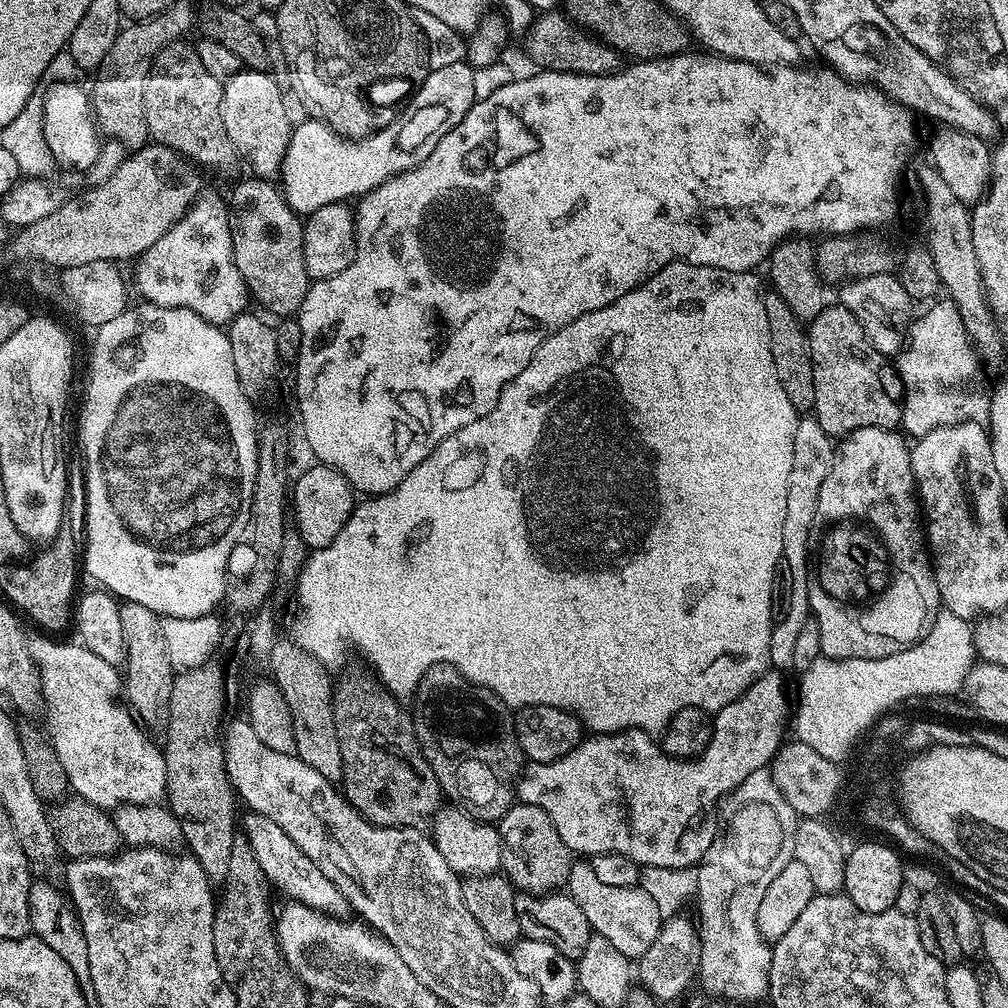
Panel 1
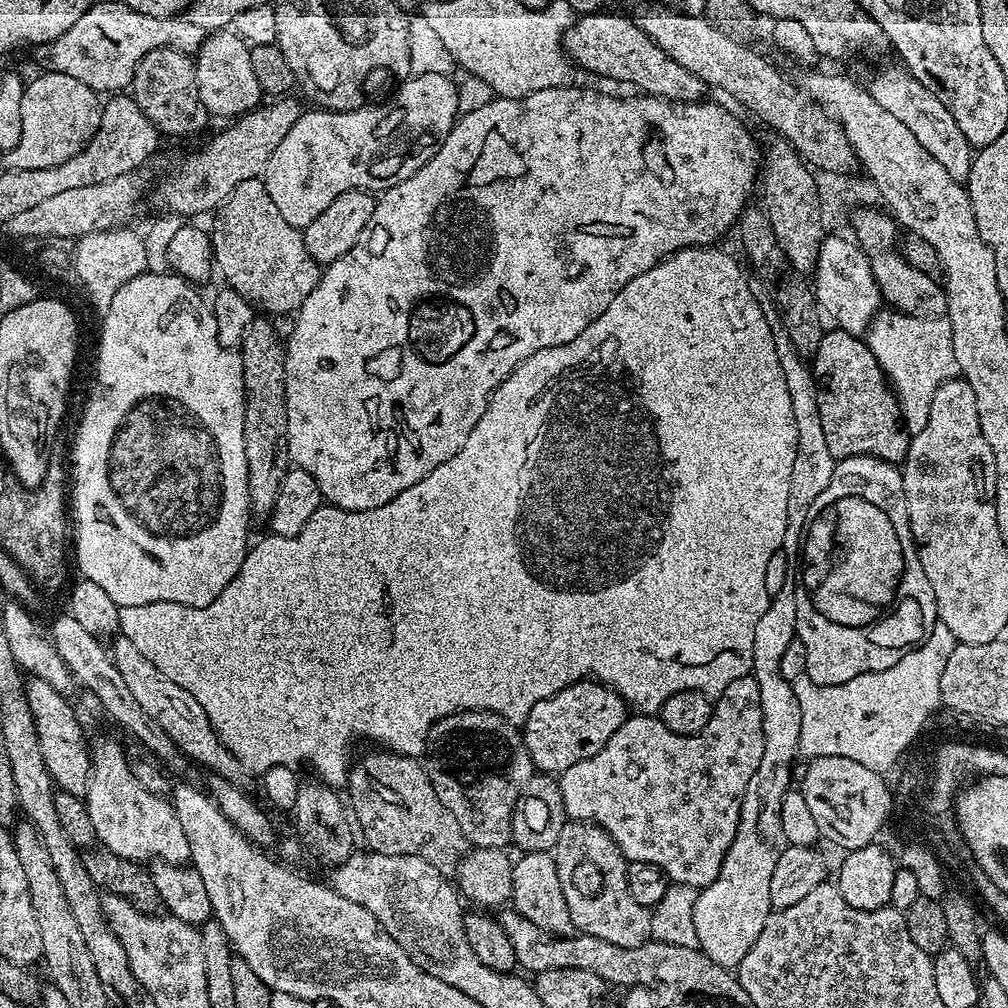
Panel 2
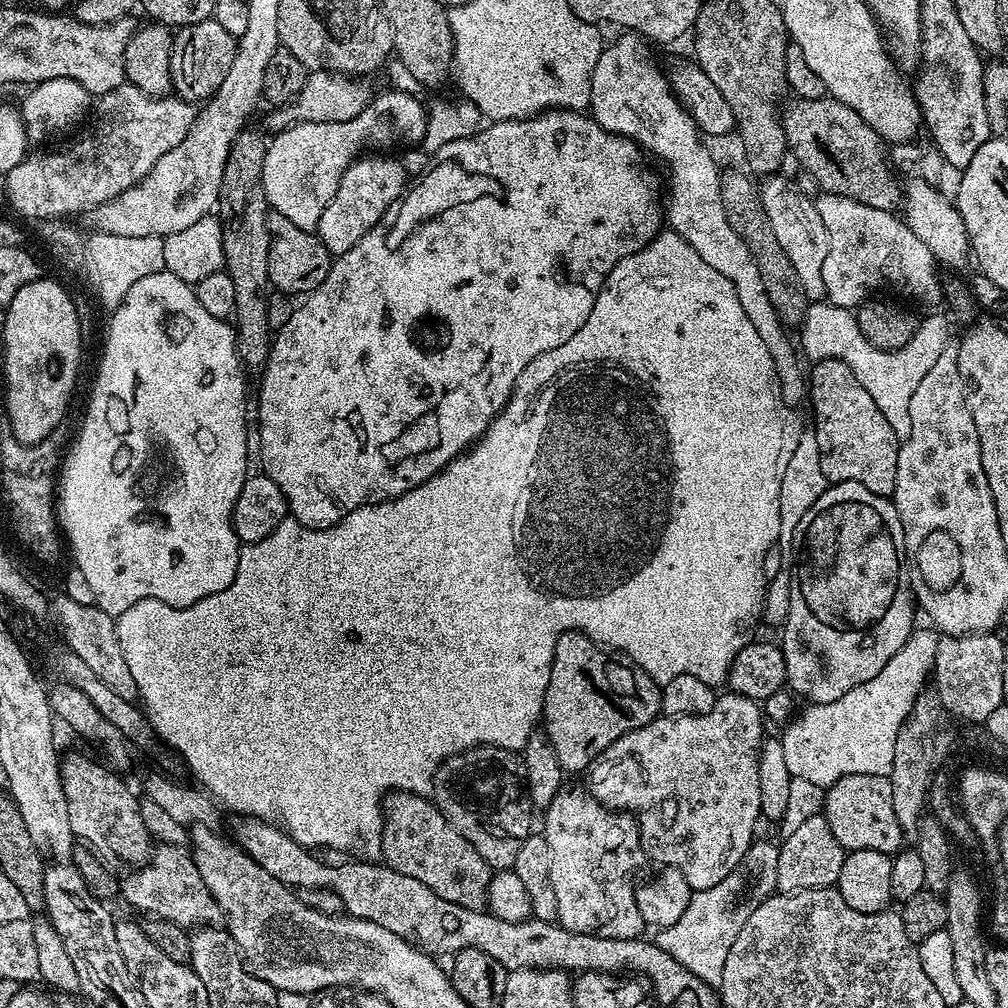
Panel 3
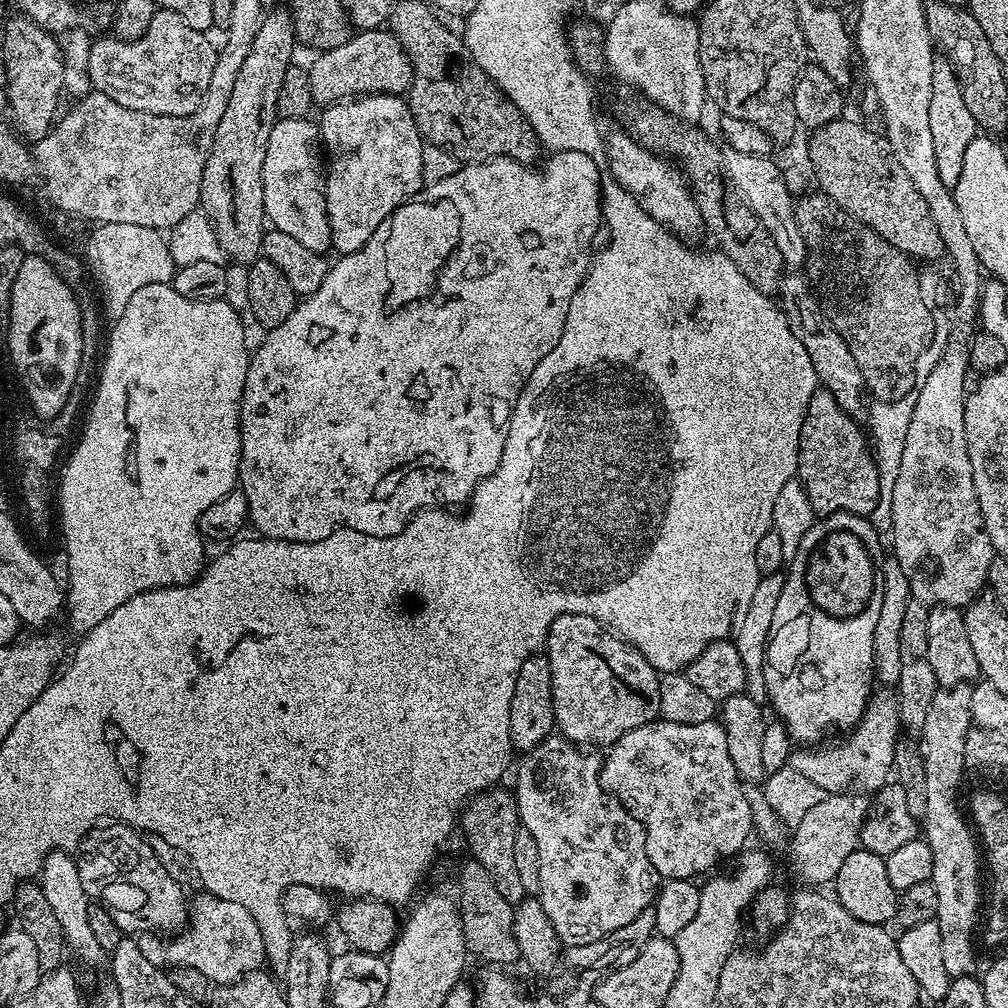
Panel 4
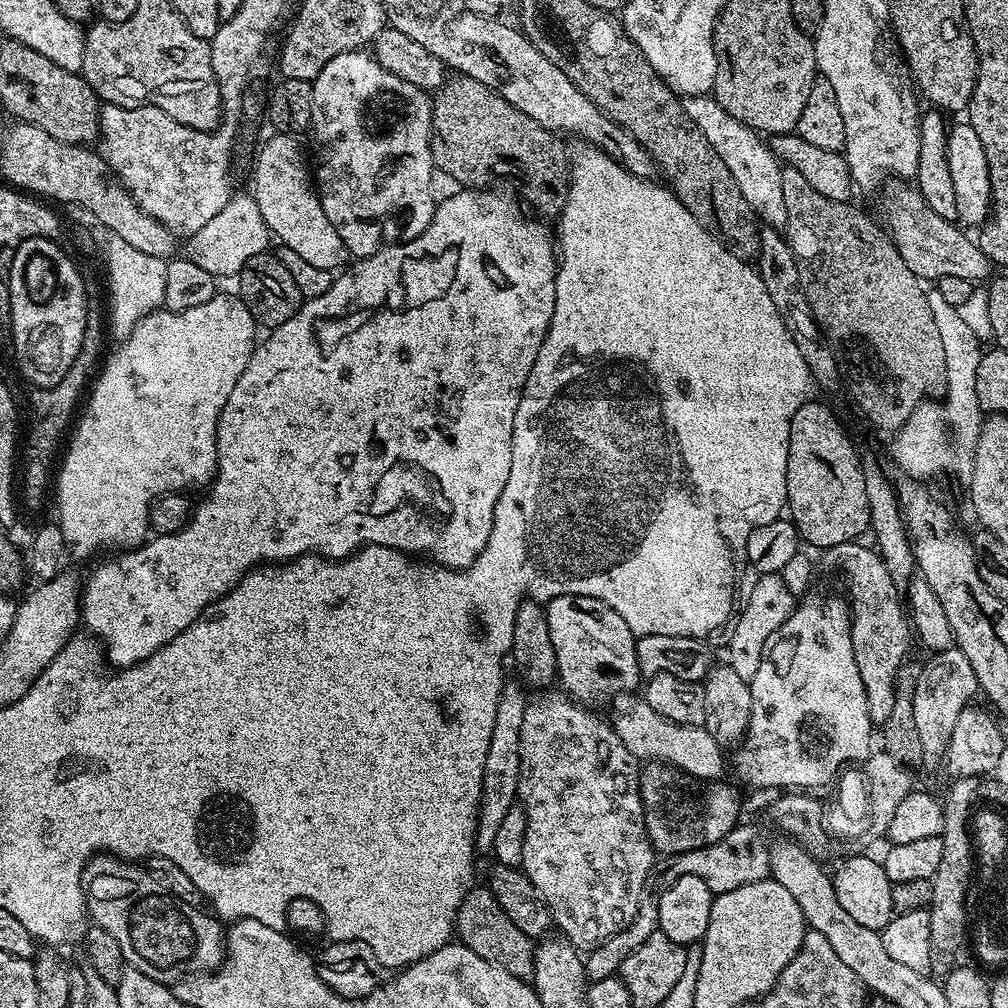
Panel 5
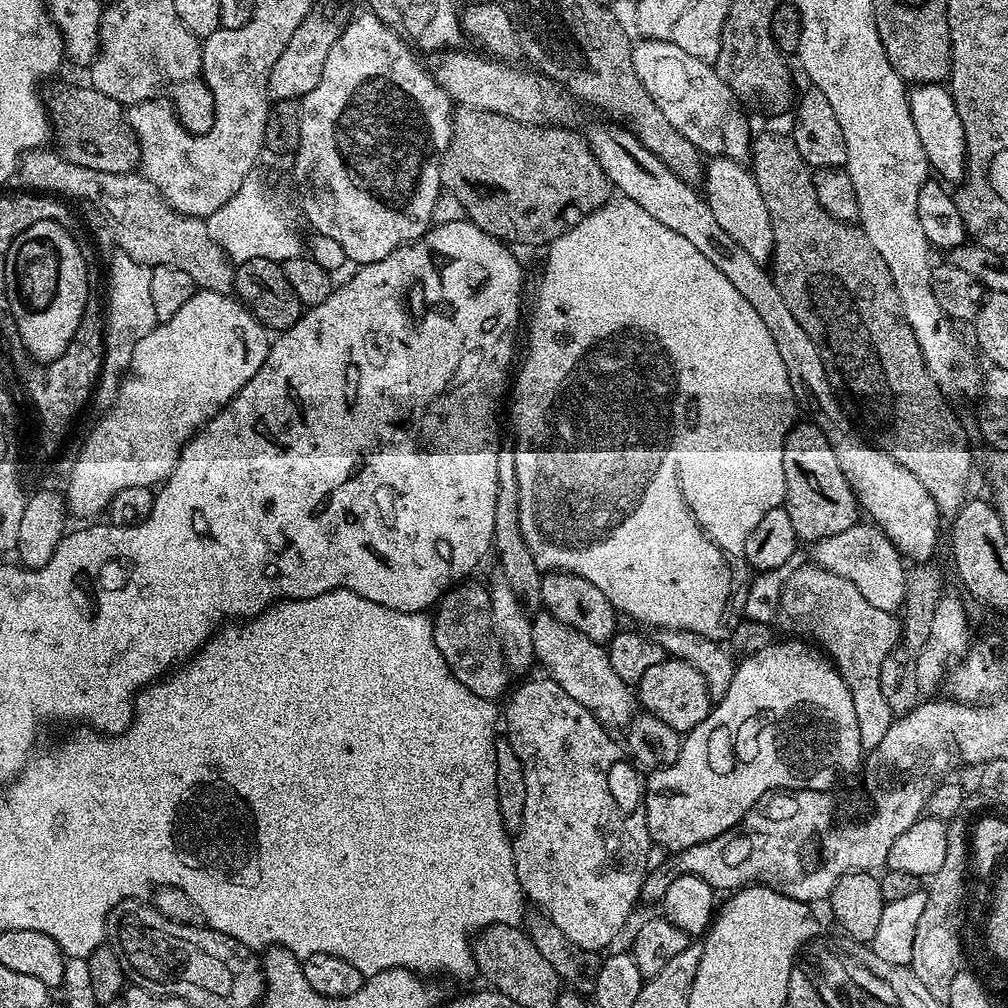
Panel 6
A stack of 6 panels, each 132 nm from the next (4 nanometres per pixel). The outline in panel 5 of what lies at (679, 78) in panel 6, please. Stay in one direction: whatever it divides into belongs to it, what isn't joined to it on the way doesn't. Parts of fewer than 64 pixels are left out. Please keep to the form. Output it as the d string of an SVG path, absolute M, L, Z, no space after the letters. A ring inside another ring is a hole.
M690 96L683 101L686 114L690 122L704 135L706 142L726 162L726 170L738 182L738 190L742 190L742 198L746 198L749 208L769 228L783 229L786 222L786 202L782 198L782 167L779 160L772 153L769 141L750 126L738 122L734 114L726 114L715 96Z

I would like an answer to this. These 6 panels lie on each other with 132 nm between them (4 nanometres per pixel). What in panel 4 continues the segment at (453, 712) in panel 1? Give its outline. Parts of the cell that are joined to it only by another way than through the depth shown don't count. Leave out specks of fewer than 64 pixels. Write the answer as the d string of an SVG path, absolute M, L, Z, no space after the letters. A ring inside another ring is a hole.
M500 787L486 788L483 792L478 792L471 797L458 817L458 828L459 831L464 831L464 836L468 839L468 848L472 851L471 859L481 864L486 874L490 874L490 879L494 881L498 894L502 894L506 902L515 906L526 896L522 886L522 877L518 874L518 866L514 866L514 854L512 853L516 831L522 825L516 809L515 795L509 789L507 792L506 789Z

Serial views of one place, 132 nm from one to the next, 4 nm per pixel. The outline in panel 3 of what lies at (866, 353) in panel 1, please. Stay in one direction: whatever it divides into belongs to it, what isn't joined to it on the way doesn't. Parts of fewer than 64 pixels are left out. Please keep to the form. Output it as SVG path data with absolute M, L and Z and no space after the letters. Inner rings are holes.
M817 360L811 365L806 376L806 400L812 403L812 420L816 441L818 442L818 454L822 462L822 474L829 484L841 484L842 482L858 482L866 486L866 490L874 490L874 494L891 497L894 490L894 482L898 482L898 454L900 453L901 437L890 430L890 422L882 418L882 410L874 406L874 398L862 390L862 382L854 378L850 366L846 366L844 360Z

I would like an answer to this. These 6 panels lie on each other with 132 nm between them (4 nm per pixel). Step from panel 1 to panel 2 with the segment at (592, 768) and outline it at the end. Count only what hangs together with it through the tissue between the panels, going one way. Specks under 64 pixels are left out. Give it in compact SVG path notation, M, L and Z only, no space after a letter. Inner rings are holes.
M749 674L730 682L726 690L715 697L712 717L710 722L698 734L693 736L683 736L674 734L663 722L660 721L659 715L656 714L632 714L628 719L614 730L614 738L594 754L586 762L578 762L570 766L570 770L559 773L560 793L564 803L564 815L569 821L583 822L586 824L597 824L598 827L604 828L610 838L620 848L620 852L625 860L631 862L650 862L658 866L668 876L672 884L685 884L697 890L705 888L714 878L718 878L718 872L722 870L722 862L726 858L726 852L730 850L730 844L734 842L734 834L738 830L738 818L742 810L742 798L746 794L746 786L750 786L750 778L754 778L754 770L758 770L758 762L762 762L762 750L764 749L764 739L762 738L762 702L760 701L760 687L755 676Z

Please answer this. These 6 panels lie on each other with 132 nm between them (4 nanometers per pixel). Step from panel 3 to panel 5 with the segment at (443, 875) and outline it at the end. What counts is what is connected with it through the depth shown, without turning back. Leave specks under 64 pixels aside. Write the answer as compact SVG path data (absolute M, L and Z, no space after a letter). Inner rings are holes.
M476 886L464 897L460 914L456 922L455 935L459 943L465 944L474 954L486 958L486 962L494 962L494 966L502 966L502 970L512 974L514 978L528 980L534 970L533 937L522 934L510 918L506 918L506 910L498 906L498 898L486 886Z

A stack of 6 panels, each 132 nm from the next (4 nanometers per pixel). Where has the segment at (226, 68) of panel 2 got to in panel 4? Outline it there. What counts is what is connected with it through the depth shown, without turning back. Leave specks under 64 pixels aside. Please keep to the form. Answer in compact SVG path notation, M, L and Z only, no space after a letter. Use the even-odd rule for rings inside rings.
M161 8L150 18L150 26L146 26L137 40L118 40L112 34L96 38L100 40L94 41L88 52L88 80L95 91L106 94L106 98L130 110L142 110L158 118L194 114L210 86L210 74L214 74L214 62L218 55L217 45L212 45L208 38L203 32L190 30L178 14L170 14L170 10Z

